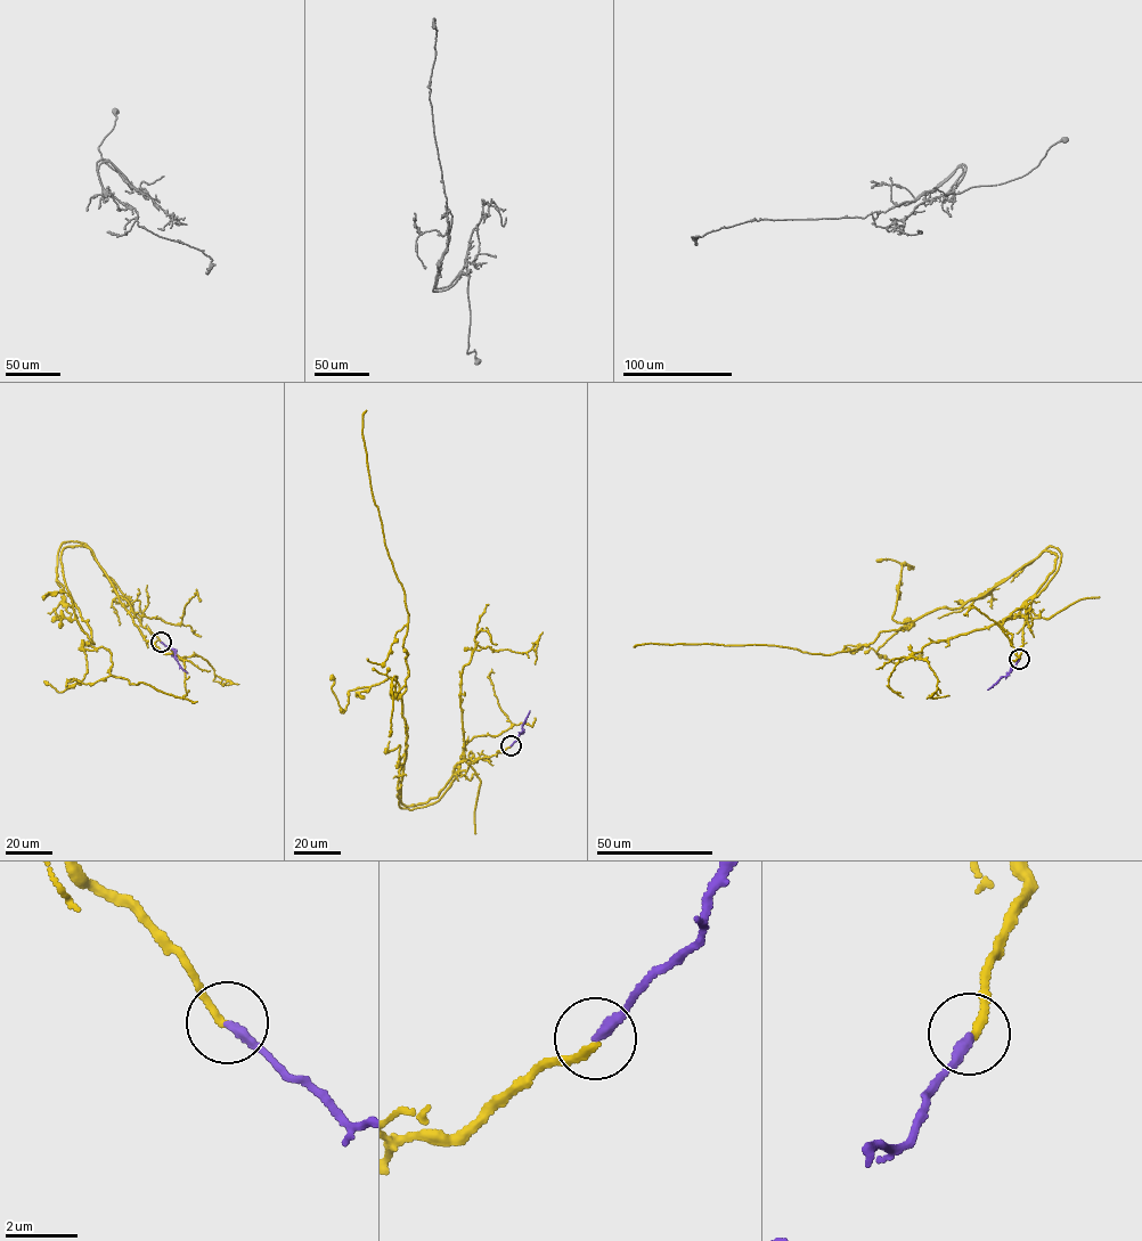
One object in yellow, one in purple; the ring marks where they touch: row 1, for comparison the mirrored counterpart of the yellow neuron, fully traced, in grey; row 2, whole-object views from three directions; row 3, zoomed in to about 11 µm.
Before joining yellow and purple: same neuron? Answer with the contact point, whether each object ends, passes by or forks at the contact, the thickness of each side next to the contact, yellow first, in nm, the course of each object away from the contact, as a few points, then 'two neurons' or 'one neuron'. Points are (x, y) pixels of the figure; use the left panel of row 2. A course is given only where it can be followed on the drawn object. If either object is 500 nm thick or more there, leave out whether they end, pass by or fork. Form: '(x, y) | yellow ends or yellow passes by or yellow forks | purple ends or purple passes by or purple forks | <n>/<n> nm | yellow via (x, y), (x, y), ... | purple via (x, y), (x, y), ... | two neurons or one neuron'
(161, 642) | yellow ends | purple ends | 200/280 nm | yellow via (161, 642), (121, 602), (92, 552), (64, 547), (65, 584), (91, 645), (112, 653), (111, 675), (197, 701) | purple via (161, 642), (173, 650), (174, 659), (187, 672) | one neuron

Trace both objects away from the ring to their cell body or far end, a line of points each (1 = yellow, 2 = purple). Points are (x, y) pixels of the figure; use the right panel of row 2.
1: (1019, 659), (1021, 607), (1054, 568), (1046, 550), (959, 607), (850, 651), (634, 646)
2: (1019, 660), (1009, 674), (987, 690)

